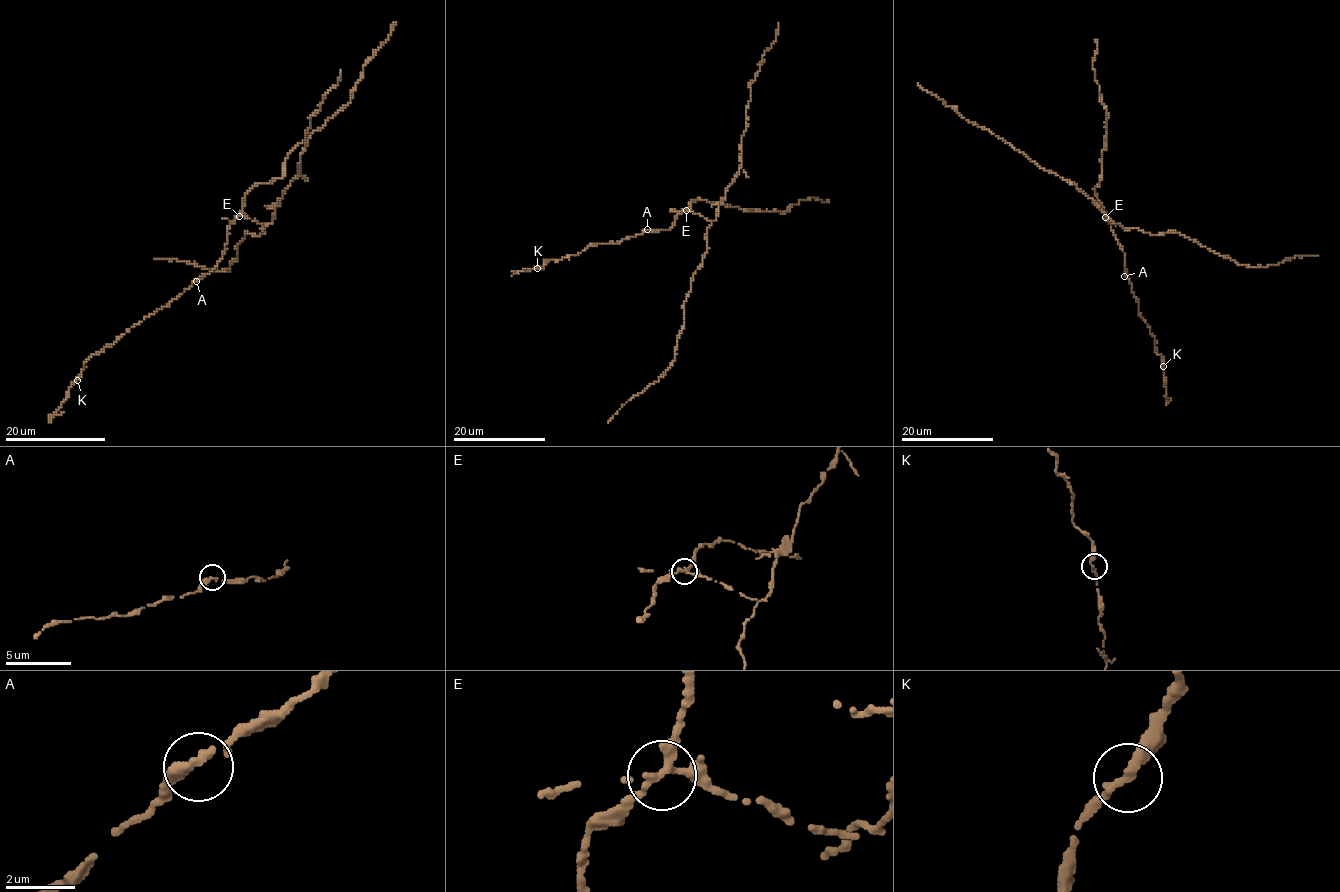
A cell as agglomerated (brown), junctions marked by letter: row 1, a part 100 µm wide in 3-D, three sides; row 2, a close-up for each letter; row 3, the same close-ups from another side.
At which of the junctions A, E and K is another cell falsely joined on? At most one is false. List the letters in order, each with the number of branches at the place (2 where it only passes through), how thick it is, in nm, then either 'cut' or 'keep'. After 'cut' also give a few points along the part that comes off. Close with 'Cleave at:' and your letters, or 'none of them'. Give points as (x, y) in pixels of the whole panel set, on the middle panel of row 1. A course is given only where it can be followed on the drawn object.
A: 3 | 240 nm | keep
E: 3 | 260 nm | cut | (686, 211), (715, 219), (718, 204), (741, 166), (750, 83), (764, 52), (776, 38), (779, 22)
K: 2 | 280 nm | keep
Cleave at: E

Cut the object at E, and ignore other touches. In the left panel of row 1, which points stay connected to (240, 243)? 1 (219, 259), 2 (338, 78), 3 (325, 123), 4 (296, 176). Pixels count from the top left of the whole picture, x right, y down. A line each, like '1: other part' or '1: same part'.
1: other part
2: same part
3: other part
4: same part

